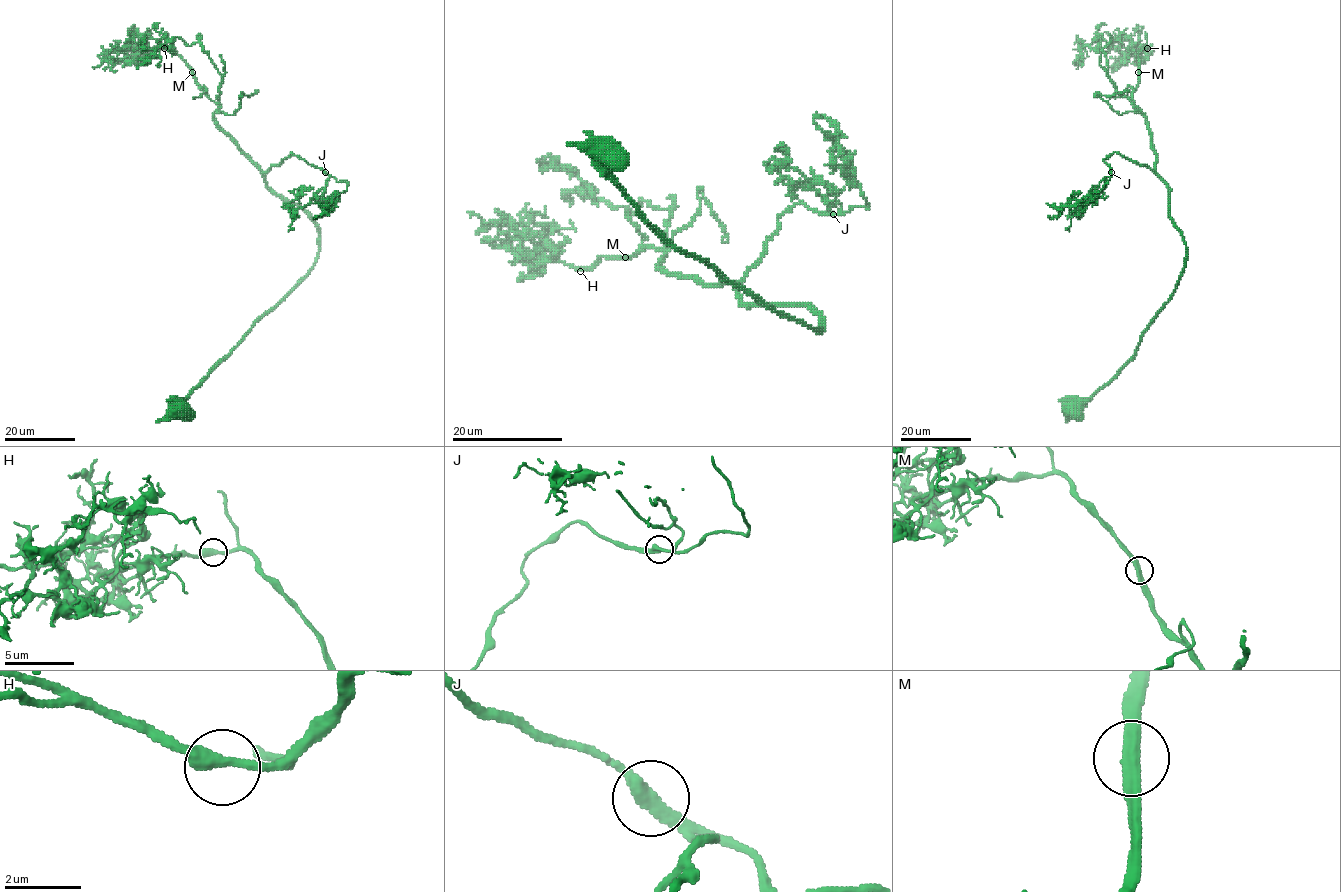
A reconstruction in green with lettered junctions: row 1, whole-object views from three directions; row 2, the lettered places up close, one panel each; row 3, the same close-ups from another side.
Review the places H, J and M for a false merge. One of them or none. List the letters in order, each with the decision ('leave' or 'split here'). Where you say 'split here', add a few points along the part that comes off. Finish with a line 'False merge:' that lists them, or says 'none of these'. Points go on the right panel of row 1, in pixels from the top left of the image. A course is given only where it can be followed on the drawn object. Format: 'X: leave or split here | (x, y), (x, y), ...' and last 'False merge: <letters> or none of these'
H: leave
J: leave
M: leave
False merge: none of these

